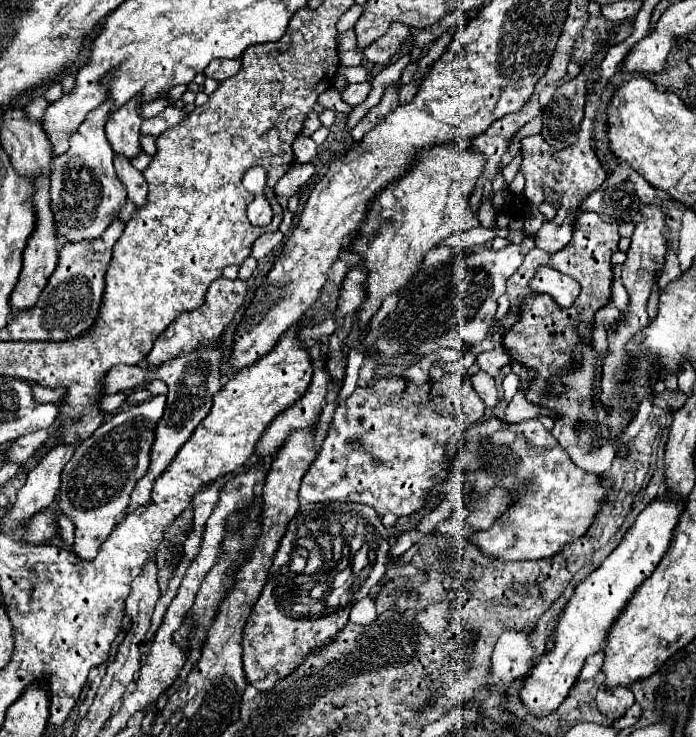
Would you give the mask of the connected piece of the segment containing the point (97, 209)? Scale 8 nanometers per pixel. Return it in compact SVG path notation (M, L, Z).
M103 103L103 107L91 111L85 121L77 127L77 131L71 135L71 147L65 155L55 157L53 159L53 167L51 167L51 189L49 189L49 197L51 197L51 211L53 211L53 219L57 225L57 237L61 243L79 243L79 241L91 241L103 235L103 231L119 217L121 207L127 201L127 191L123 187L123 183L119 183L115 167L113 167L113 151L111 147L107 147L107 137L103 135L103 127L109 119L109 109L111 103Z

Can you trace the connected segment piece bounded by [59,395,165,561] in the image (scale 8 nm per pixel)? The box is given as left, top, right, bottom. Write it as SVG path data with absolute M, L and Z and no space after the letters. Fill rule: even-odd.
M157 395L141 405L127 407L109 417L85 443L77 445L71 461L61 473L59 509L75 525L75 543L71 551L83 559L95 559L99 547L117 525L117 517L127 509L127 499L137 479L147 471L153 431L163 415L165 395Z

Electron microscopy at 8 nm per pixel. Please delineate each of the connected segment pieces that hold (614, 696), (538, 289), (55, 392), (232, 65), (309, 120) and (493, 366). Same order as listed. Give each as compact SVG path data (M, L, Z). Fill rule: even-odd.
M599 687L597 693L597 709L601 715L605 715L609 721L617 721L625 715L625 711L635 703L633 693L629 687L615 687L613 691L607 691L605 687Z
M539 267L529 281L529 287L535 293L549 293L561 307L571 307L579 295L579 283L551 267Z
M33 385L31 387L33 391L33 399L35 403L61 403L63 401L63 395L65 395L65 387L39 387L39 385Z
M215 59L215 61L211 61L211 65L207 65L207 69L205 69L205 77L211 77L211 79L215 79L215 81L225 81L225 79L229 79L229 77L233 77L233 75L237 75L237 71L239 71L239 67L241 67L241 61L237 59Z
M315 111L307 115L302 129L302 134L306 136L311 136L319 127L321 122L319 119L319 114Z
M502 347L483 352L476 356L476 362L480 369L493 377L499 374L501 366L509 364L510 361L509 355L507 355Z

